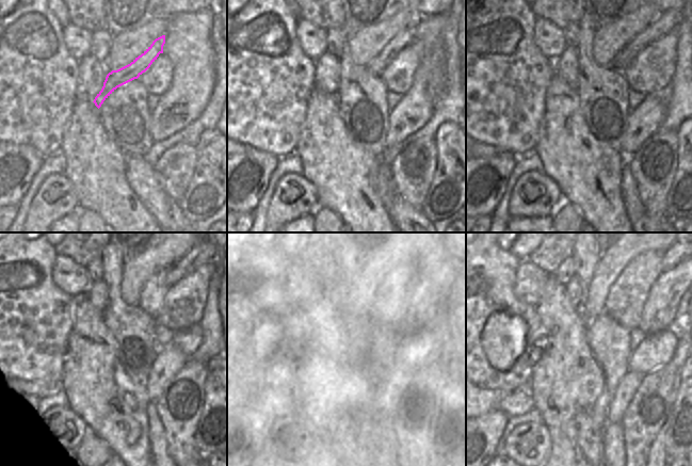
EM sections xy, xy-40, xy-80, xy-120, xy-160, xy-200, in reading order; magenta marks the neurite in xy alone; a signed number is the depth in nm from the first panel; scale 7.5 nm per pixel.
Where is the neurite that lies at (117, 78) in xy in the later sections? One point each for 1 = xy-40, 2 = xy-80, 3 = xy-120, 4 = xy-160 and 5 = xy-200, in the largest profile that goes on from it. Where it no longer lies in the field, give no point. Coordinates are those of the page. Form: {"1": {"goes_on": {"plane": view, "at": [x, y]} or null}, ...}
{"1": {"goes_on": {"plane": "xy-40", "at": [405, 37]}}, "2": {"goes_on": {"plane": "xy-80", "at": [669, 21]}}, "3": {"goes_on": {"plane": "xy-120", "at": [202, 254]}}, "4": {"goes_on": {"plane": "xy-160", "at": [433, 259]}}, "5": {"goes_on": {"plane": "xy-200", "at": [675, 254]}}}

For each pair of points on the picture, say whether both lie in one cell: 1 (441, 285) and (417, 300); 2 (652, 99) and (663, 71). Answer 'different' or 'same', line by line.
1: same
2: different

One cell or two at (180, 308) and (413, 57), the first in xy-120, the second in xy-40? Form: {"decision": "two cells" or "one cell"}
{"decision": "one cell"}

